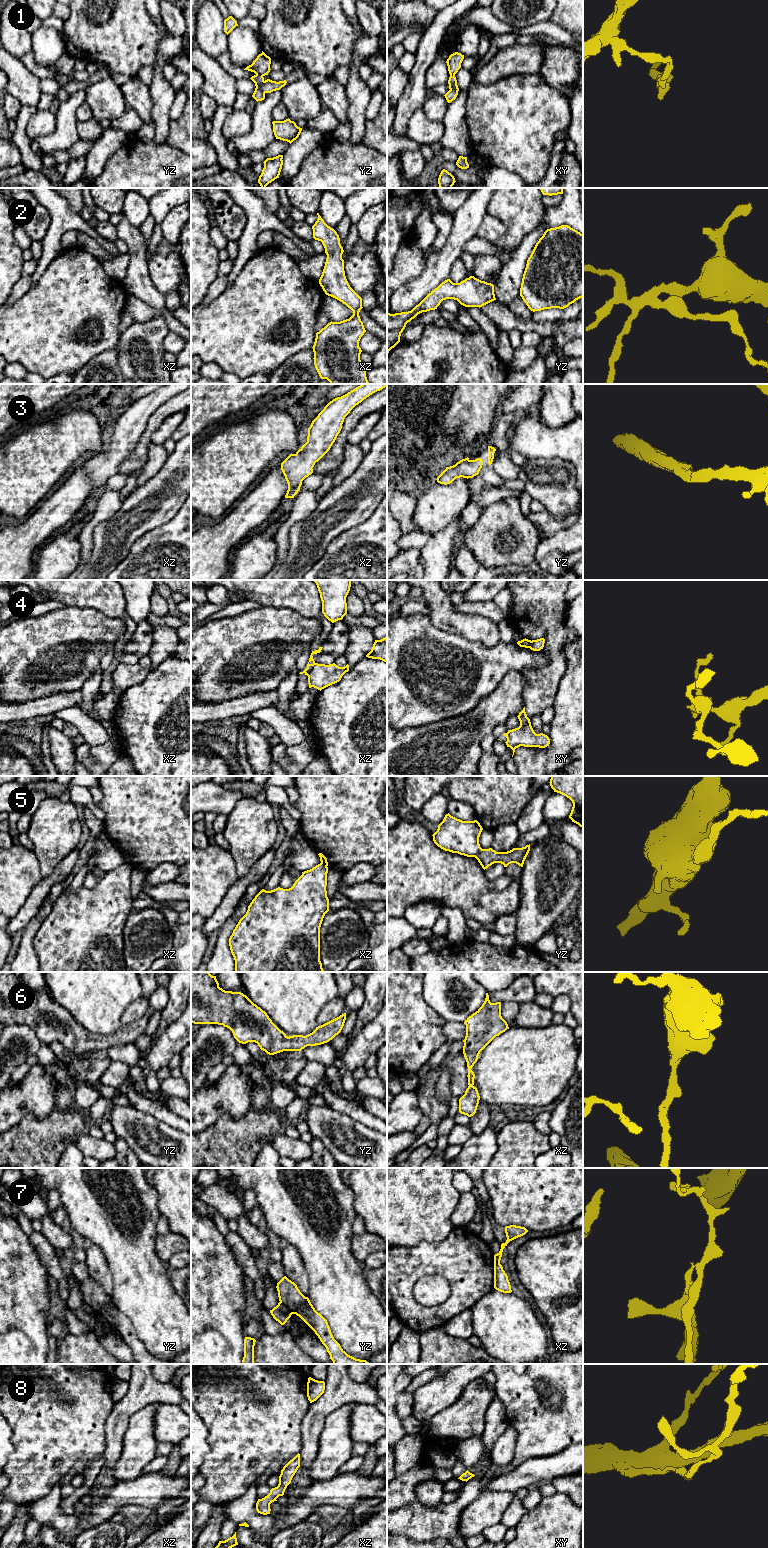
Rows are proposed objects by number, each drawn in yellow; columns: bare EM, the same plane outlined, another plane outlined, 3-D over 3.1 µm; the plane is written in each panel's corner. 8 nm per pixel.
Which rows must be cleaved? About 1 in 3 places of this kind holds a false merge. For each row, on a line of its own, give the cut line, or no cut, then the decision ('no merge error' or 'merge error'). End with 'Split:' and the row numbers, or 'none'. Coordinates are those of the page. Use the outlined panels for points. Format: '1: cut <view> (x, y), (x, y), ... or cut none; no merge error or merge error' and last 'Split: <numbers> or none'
1: cut yz (263, 81), (261, 90), (264, 93); merge error
2: cut none; no merge error
3: cut none; no merge error
4: cut xz (315, 663), (307, 675); merge error
5: cut yz (482, 849), (475, 857); merge error
6: cut none; no merge error
7: cut yz (280, 1301), (292, 1313); merge error
8: cut none; no merge error
Split: 1, 4, 5, 7

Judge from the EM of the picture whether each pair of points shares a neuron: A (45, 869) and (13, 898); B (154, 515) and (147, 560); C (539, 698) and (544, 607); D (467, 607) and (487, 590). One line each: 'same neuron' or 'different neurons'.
A: different neurons
B: different neurons
C: same neuron
D: different neurons

